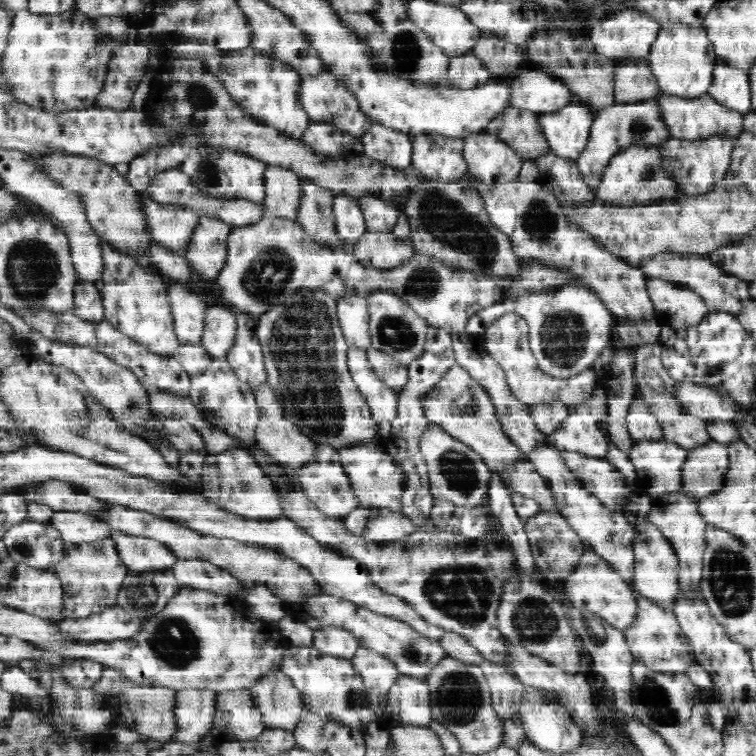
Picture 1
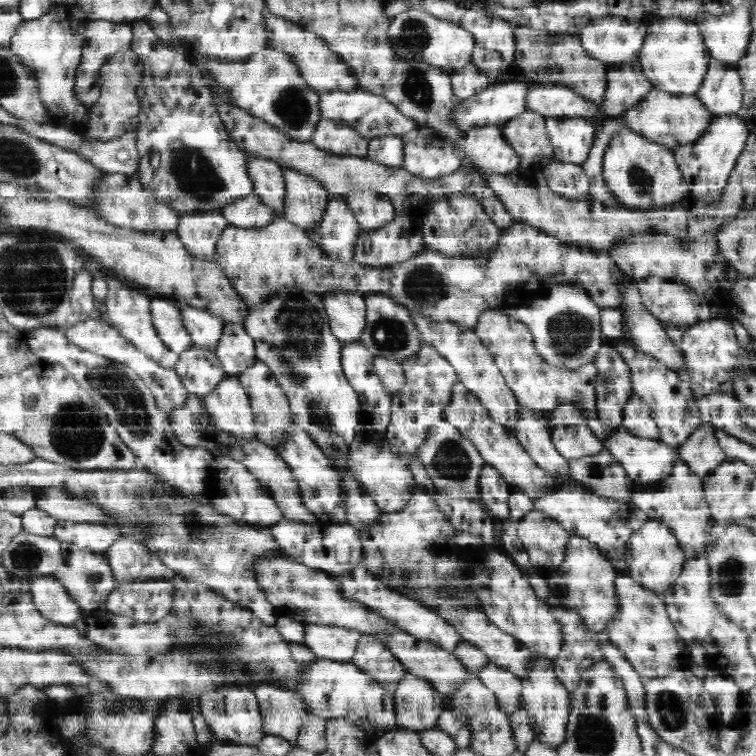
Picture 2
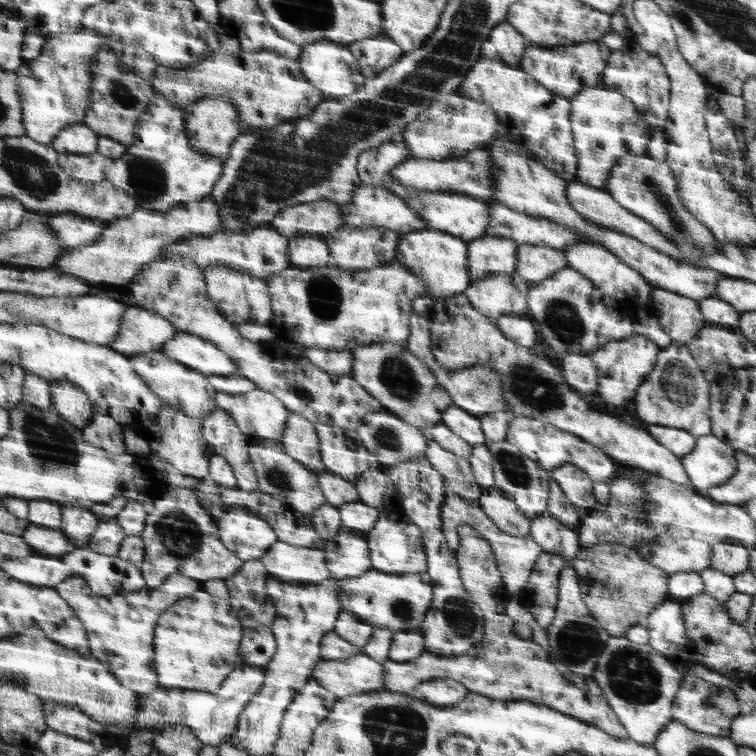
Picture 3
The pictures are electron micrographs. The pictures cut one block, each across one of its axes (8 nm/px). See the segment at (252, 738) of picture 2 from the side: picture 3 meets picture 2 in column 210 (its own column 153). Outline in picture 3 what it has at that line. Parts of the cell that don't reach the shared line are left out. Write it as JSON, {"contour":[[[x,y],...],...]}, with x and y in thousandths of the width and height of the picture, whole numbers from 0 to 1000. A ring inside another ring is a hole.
{"contour":[[[315,881],[304,897],[299,897],[292,910],[283,915],[263,913],[220,911],[214,907],[198,918],[181,917],[183,934],[177,967],[201,966],[210,971],[222,958],[241,958],[251,962],[254,968],[270,985],[291,987],[313,968],[317,943],[331,925],[347,910],[349,889],[333,881]]]}

